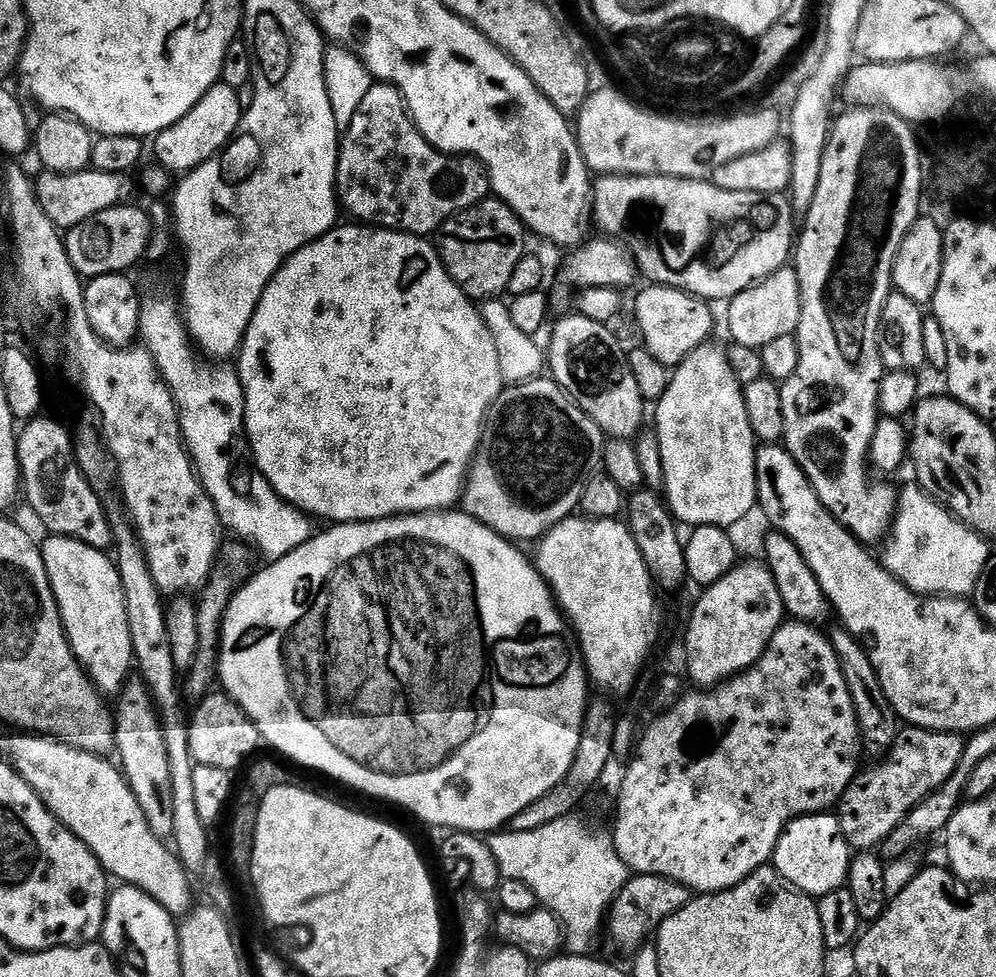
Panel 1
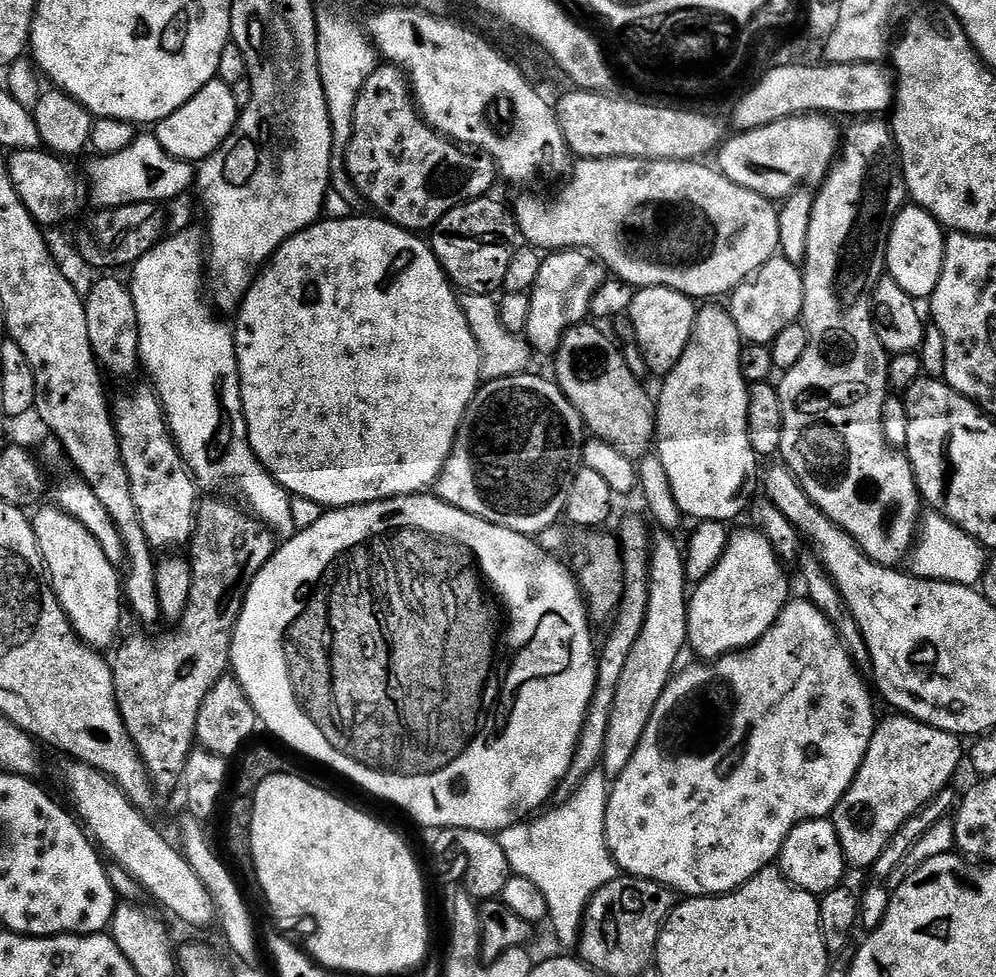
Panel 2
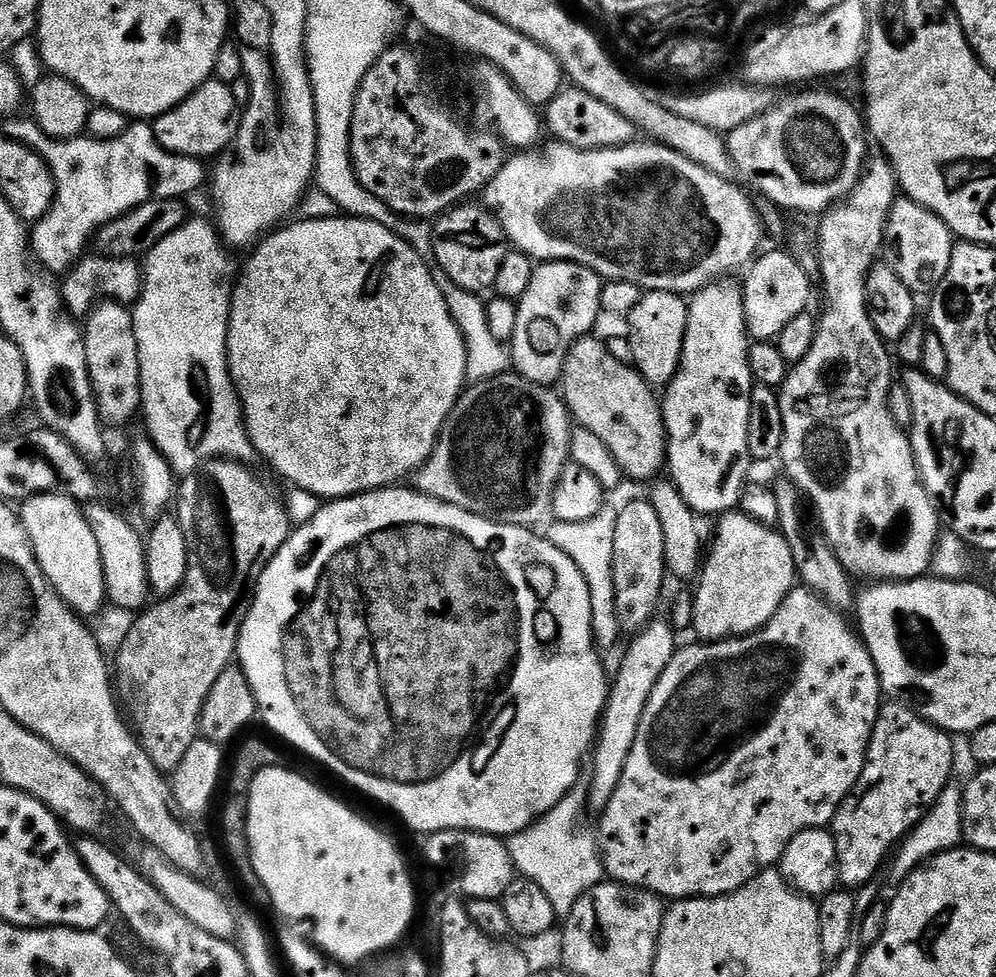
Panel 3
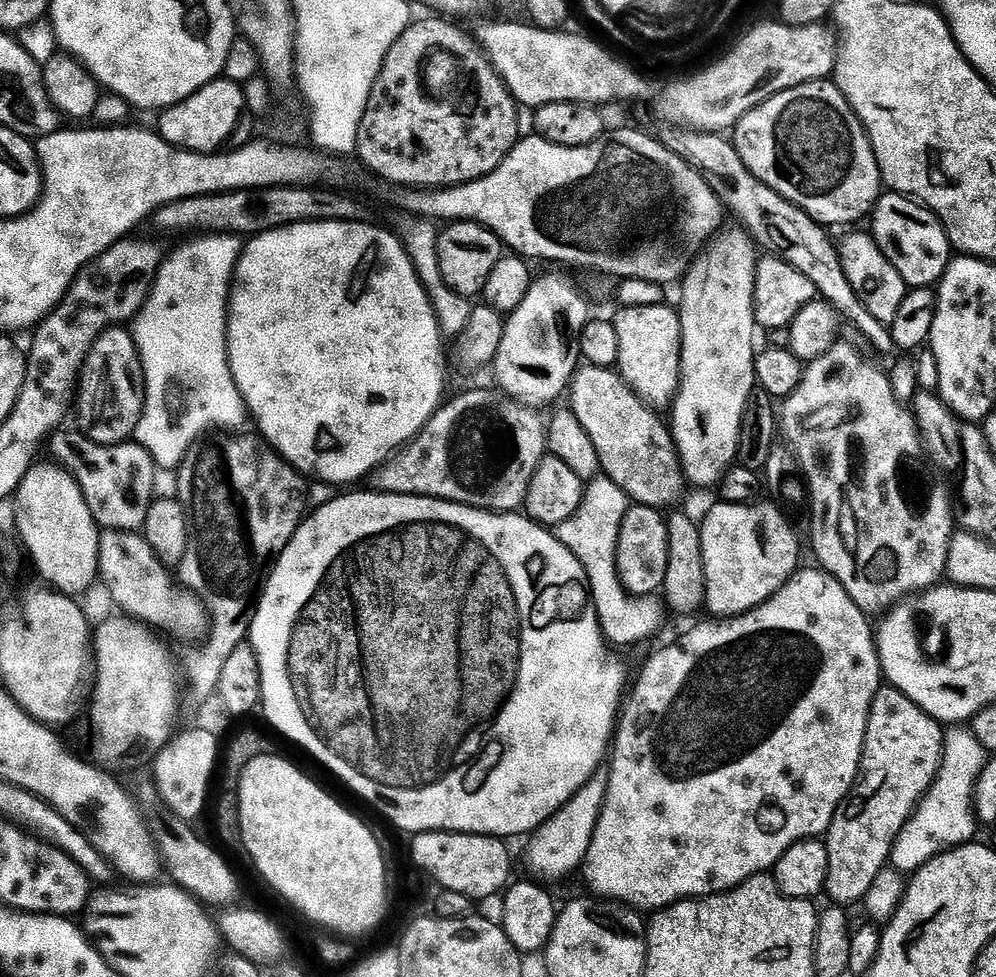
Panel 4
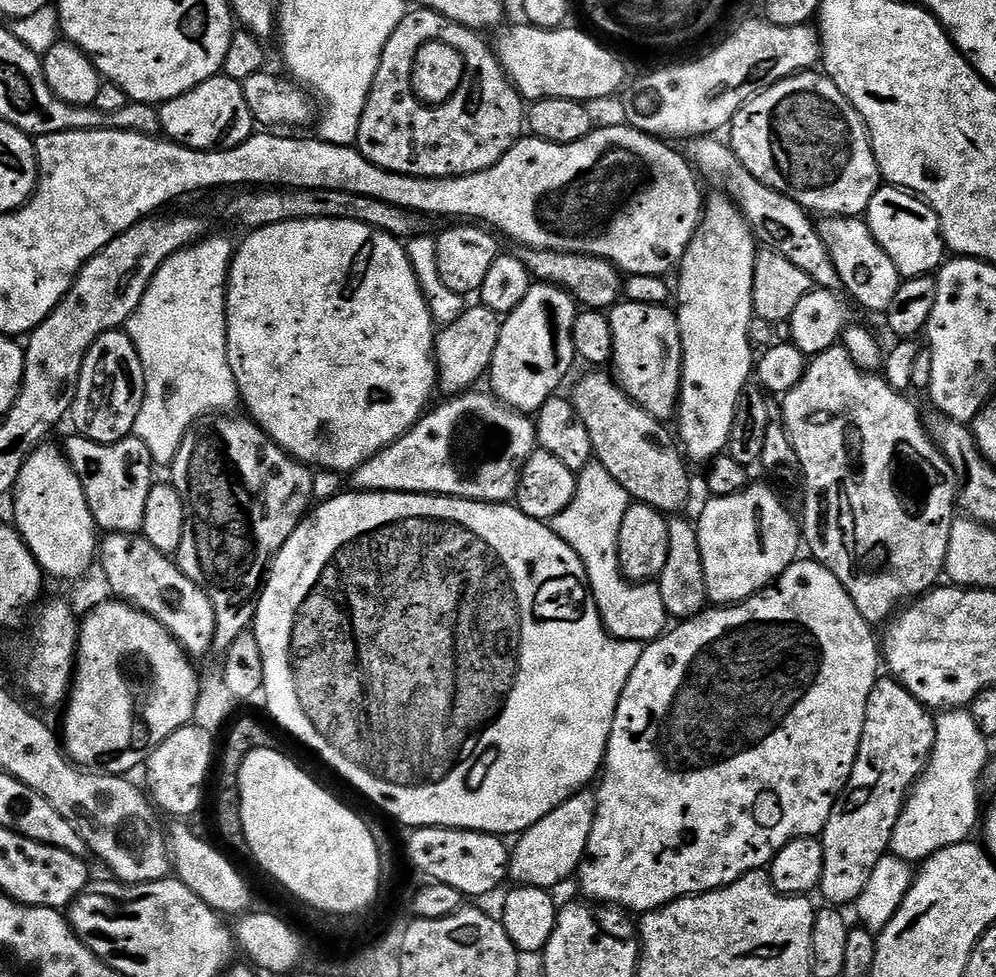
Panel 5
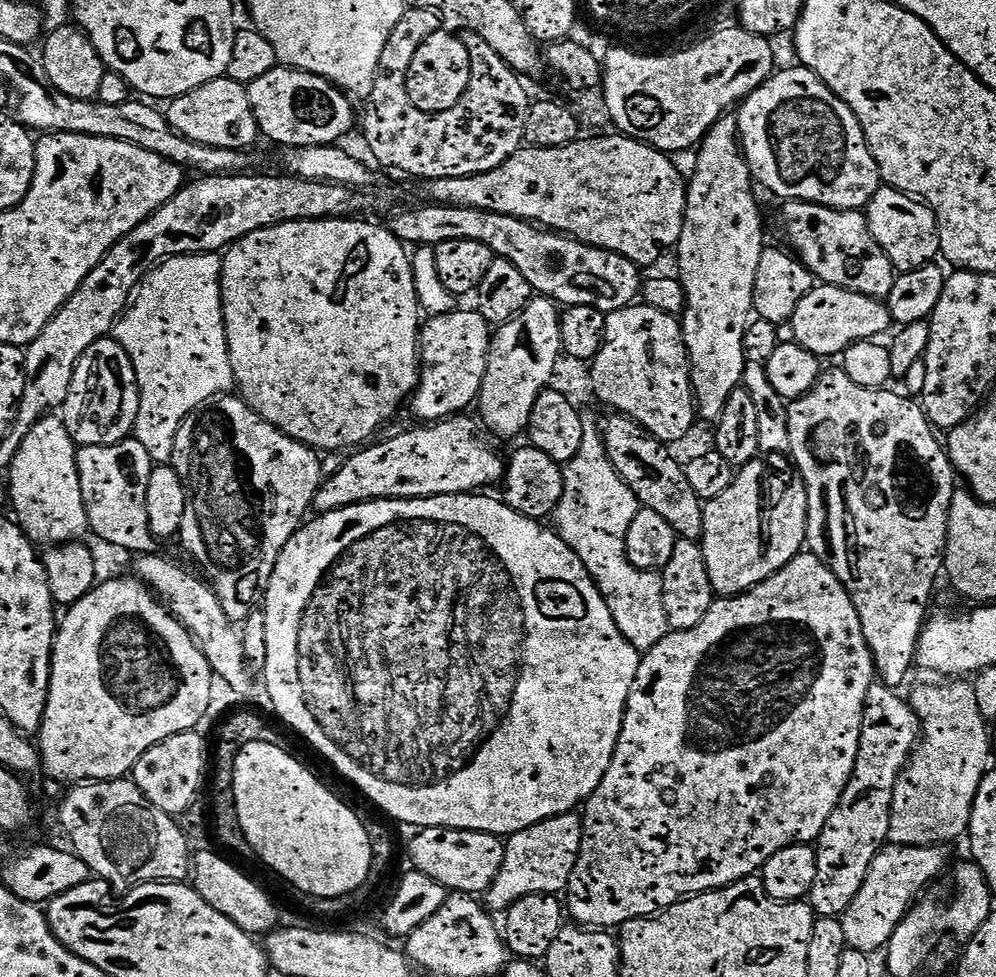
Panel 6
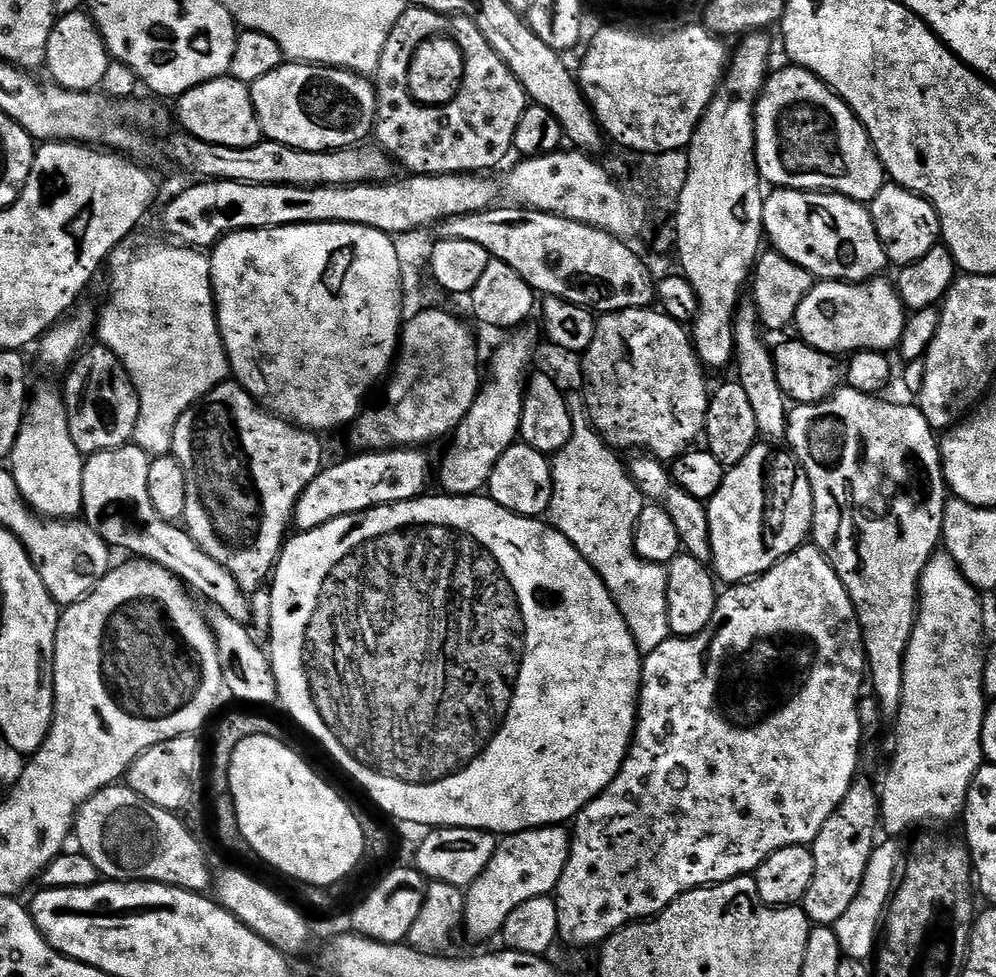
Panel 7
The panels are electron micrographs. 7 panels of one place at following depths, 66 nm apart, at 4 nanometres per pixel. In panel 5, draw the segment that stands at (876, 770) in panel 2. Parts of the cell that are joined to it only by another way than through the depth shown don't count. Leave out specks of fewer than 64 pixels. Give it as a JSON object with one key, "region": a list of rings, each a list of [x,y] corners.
{"region":[[[878,678],[874,682],[874,690],[870,690],[870,698],[866,702],[866,722],[862,726],[862,738],[854,770],[848,779],[848,787],[837,798],[834,810],[830,810],[830,818],[822,833],[824,861],[818,892],[819,895],[824,895],[828,899],[825,901],[832,906],[855,905],[867,882],[870,881],[871,872],[891,849],[894,826],[902,814],[904,803],[908,801],[908,794],[912,791],[913,784],[926,770],[934,750],[936,722],[933,713],[899,680],[884,679]]]}

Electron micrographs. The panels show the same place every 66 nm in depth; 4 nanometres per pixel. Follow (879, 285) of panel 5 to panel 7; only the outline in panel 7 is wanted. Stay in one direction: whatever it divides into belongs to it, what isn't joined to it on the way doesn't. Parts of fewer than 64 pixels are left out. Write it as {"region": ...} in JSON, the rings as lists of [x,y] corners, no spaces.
{"region":[[[777,188],[769,191],[764,197],[764,231],[767,239],[772,239],[771,247],[775,251],[782,253],[786,258],[790,258],[790,262],[794,262],[798,266],[805,268],[813,278],[825,280],[842,280],[845,282],[863,282],[881,275],[883,268],[889,267],[888,256],[884,252],[882,242],[876,233],[876,227],[872,221],[872,213],[865,205],[859,204],[856,200],[851,200],[845,196],[840,196],[836,192],[809,192],[802,188]]]}

